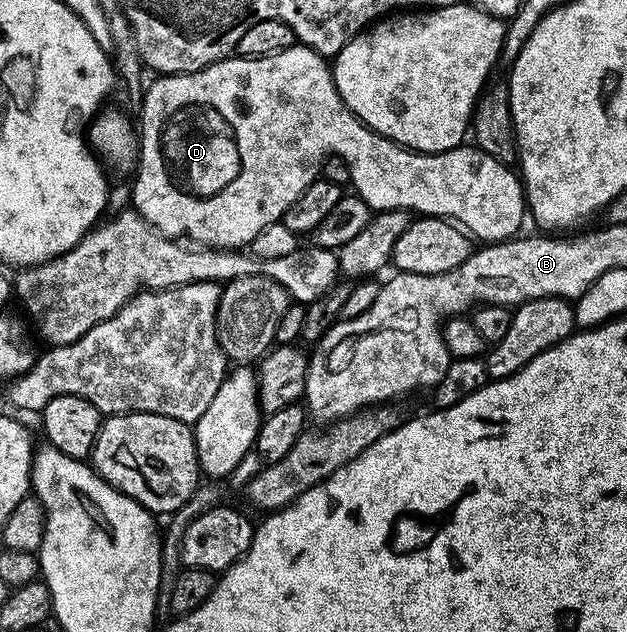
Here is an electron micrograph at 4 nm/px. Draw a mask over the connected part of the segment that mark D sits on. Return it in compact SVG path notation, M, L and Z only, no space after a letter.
M295 46L288 50L280 50L271 56L252 56L249 58L227 58L218 60L215 64L210 64L202 68L199 72L179 72L177 73L180 82L176 84L174 90L174 104L182 104L176 108L162 124L160 134L158 134L158 148L160 156L156 150L156 140L154 136L140 136L140 151L137 157L136 175L132 180L132 208L139 212L142 219L148 221L150 225L161 232L163 236L171 238L186 238L182 236L191 236L194 241L202 246L209 246L219 250L238 250L243 246L249 246L254 238L264 226L281 221L284 210L308 190L308 186L313 180L319 179L322 170L322 161L327 156L333 154L342 156L344 162L350 171L350 184L353 191L367 204L371 210L378 212L396 212L405 210L411 214L421 214L422 216L441 216L451 222L457 222L464 226L465 231L469 233L475 241L478 242L501 242L517 237L519 235L518 227L522 224L522 219L527 219L528 205L526 202L526 193L524 185L520 179L519 173L510 169L509 163L492 158L483 148L477 146L459 146L448 150L447 152L415 152L409 148L402 147L401 144L394 143L386 136L381 136L379 132L374 132L367 128L340 98L340 94L334 85L334 74L327 57L321 56L319 52L313 52L305 46Z

